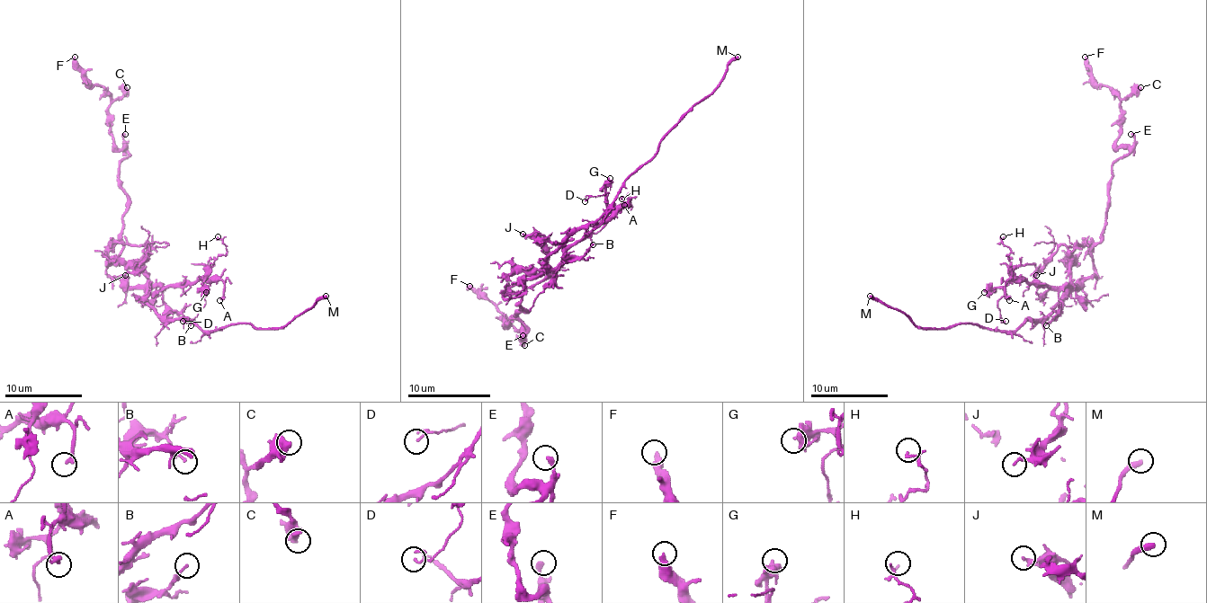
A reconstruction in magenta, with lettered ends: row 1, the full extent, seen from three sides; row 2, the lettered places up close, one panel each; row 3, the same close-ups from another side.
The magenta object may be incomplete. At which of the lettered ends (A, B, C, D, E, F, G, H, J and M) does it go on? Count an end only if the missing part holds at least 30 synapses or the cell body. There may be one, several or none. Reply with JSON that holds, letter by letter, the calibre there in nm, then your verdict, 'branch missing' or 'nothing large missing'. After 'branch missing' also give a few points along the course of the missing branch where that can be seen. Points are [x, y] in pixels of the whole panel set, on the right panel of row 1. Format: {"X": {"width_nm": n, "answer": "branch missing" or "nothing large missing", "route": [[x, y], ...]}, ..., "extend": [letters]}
{"A": {"width_nm": 280, "answer": "nothing large missing"}, "B": {"width_nm": 140, "answer": "nothing large missing"}, "C": {"width_nm": 440, "answer": "nothing large missing"}, "D": {"width_nm": 90, "answer": "nothing large missing"}, "E": {"width_nm": 280, "answer": "nothing large missing"}, "F": {"width_nm": 400, "answer": "nothing large missing"}, "G": {"width_nm": 480, "answer": "nothing large missing"}, "H": {"width_nm": 80, "answer": "nothing large missing"}, "J": {"width_nm": 190, "answer": "nothing large missing"}, "M": {"width_nm": 360, "answer": "branch missing", "route": [[870, 296], [870, 292], [887, 290], [891, 314], [897, 319]]}, "extend": ["M"]}

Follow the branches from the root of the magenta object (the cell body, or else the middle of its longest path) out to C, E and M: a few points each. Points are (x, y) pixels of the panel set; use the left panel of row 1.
C: (127, 282), (105, 270), (123, 245), (127, 193), (119, 164), (129, 155), (115, 146), (107, 107), (127, 87)
E: (127, 282), (125, 277), (111, 277), (105, 270), (123, 245), (127, 193), (119, 164), (129, 155), (125, 134)
M: (127, 282), (140, 287), (157, 314), (191, 319), (202, 331), (239, 323), (281, 329), (326, 296)

